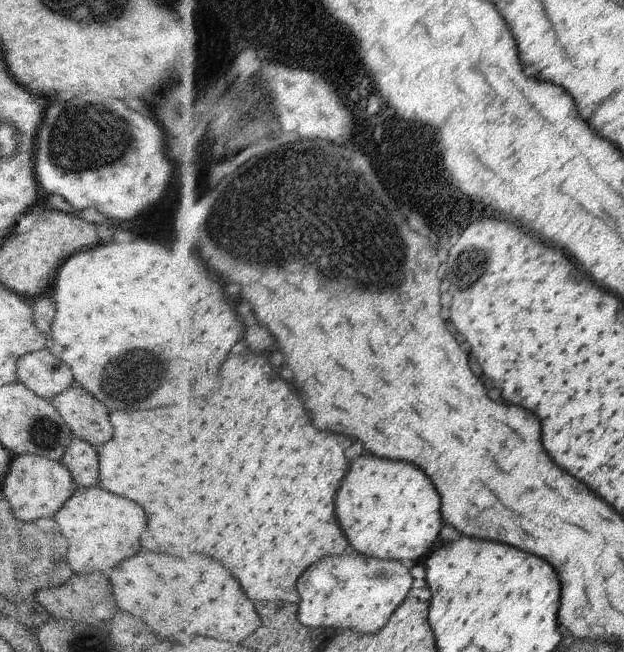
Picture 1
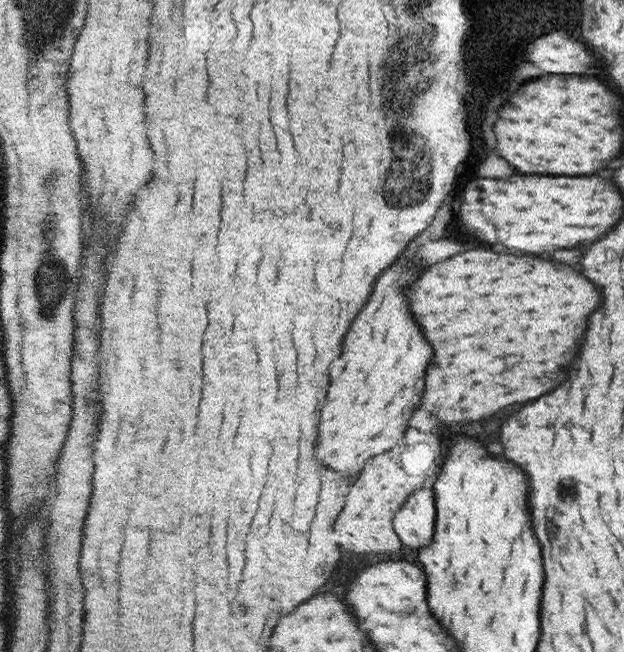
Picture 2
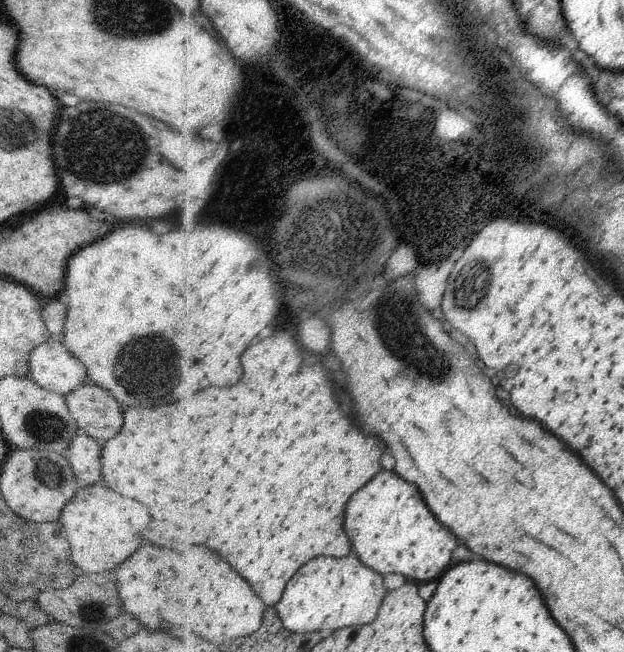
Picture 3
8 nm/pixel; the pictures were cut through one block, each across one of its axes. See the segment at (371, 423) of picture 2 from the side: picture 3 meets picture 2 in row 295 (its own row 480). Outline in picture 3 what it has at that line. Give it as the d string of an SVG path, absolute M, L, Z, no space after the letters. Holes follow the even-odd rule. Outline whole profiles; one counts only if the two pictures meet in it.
M388 470L353 496L345 523L354 552L370 568L384 575L404 574L410 581L436 580L452 564L452 552L458 546L456 536L430 512L420 488Z

